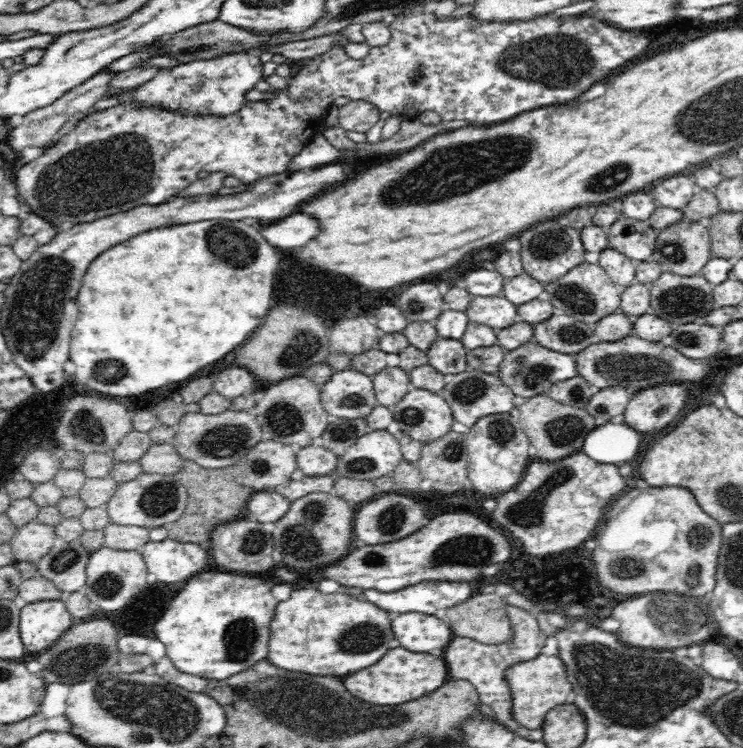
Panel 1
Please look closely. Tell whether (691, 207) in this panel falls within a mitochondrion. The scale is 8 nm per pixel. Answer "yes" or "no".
no

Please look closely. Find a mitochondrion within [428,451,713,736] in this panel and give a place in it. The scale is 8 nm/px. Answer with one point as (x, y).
(631, 689)

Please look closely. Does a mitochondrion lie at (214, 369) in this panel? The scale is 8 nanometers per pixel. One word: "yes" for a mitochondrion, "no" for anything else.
no

